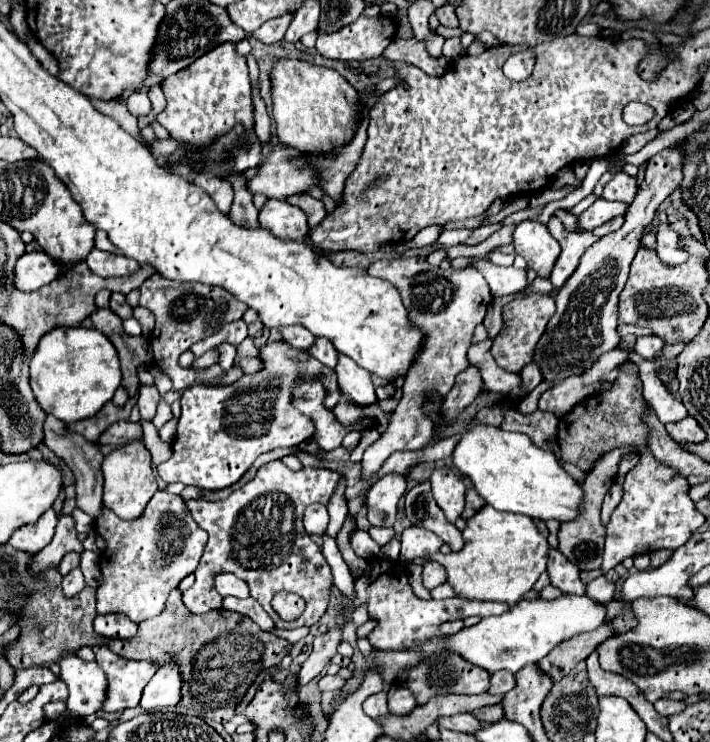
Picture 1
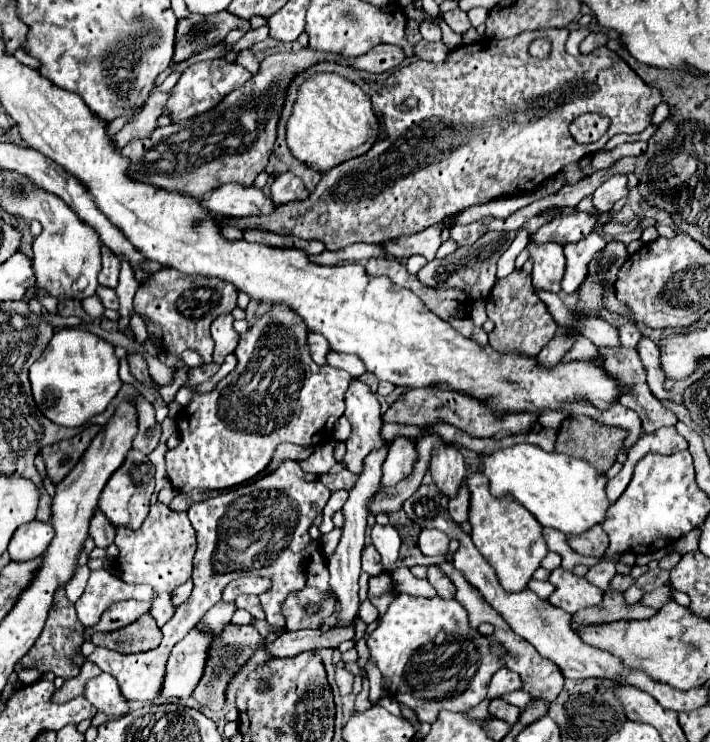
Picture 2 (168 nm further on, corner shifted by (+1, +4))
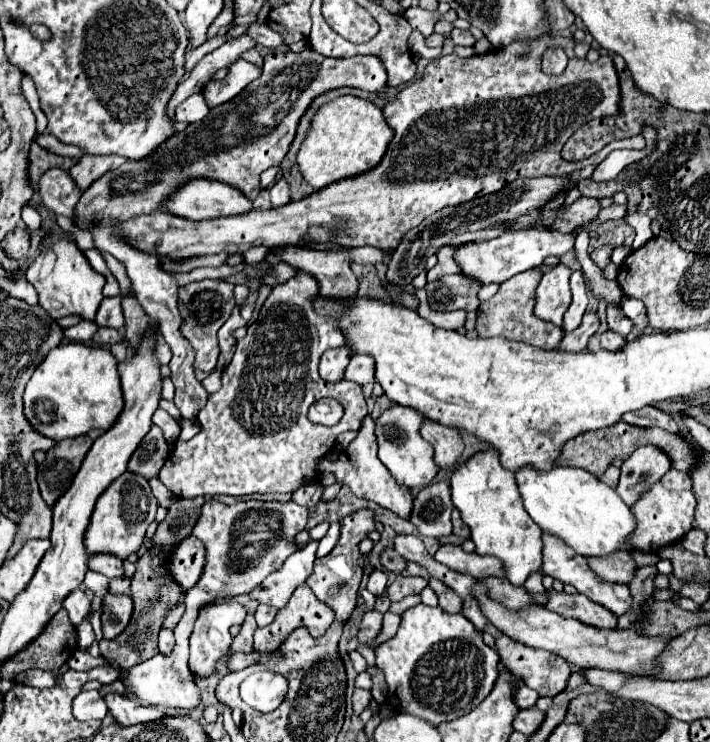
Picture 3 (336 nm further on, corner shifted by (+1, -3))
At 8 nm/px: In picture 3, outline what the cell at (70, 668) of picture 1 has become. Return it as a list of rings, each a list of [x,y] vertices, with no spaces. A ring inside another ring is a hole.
[[[108,693],[104,695],[108,713],[116,719],[118,725],[136,725],[136,723],[148,723],[156,721],[166,715],[166,711],[160,711],[156,707],[146,707],[130,699],[128,695],[118,695],[118,693]]]

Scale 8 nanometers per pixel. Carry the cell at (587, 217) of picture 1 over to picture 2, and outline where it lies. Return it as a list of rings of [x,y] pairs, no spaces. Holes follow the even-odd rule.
[[[578,210],[572,216],[556,216],[550,222],[546,222],[542,228],[538,228],[534,234],[530,234],[530,242],[536,242],[536,244],[556,242],[566,246],[568,242],[578,242],[586,238],[594,230],[598,220],[600,220],[600,214],[590,216]]]

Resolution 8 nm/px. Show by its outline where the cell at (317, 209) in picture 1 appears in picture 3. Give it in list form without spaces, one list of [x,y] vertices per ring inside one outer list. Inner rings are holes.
[[[280,179],[272,185],[270,199],[272,199],[272,207],[282,207],[282,205],[290,203],[290,185],[286,179]]]

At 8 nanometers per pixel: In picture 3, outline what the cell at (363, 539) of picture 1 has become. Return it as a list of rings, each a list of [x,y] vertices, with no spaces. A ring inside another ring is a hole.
[[[372,569],[370,577],[368,577],[368,585],[366,585],[366,589],[368,589],[370,593],[374,593],[376,597],[382,595],[384,589],[386,589],[386,573],[384,573],[382,569]]]

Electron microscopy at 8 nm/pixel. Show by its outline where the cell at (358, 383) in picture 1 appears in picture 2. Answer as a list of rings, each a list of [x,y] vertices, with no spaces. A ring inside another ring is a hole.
[[[356,378],[350,382],[350,388],[346,392],[344,416],[350,420],[352,432],[346,440],[346,454],[342,458],[342,464],[358,476],[362,474],[366,454],[386,446],[386,440],[380,436],[384,424],[380,402],[376,394],[372,394],[370,388]]]

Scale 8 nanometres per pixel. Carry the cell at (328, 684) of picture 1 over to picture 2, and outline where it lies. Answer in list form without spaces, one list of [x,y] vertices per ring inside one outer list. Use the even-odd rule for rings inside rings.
[[[338,668],[336,670],[336,684],[340,686],[340,692],[344,694],[344,696],[348,696],[352,692],[352,684],[354,680],[354,675],[348,670],[342,670],[342,668]]]

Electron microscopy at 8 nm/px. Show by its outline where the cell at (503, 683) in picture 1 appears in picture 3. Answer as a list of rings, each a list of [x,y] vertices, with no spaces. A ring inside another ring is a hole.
[[[518,685],[518,687],[514,689],[514,693],[512,693],[512,699],[514,699],[514,703],[516,703],[520,709],[528,709],[528,707],[532,707],[534,701],[538,699],[538,693],[532,691],[532,689],[526,687],[526,685]]]

